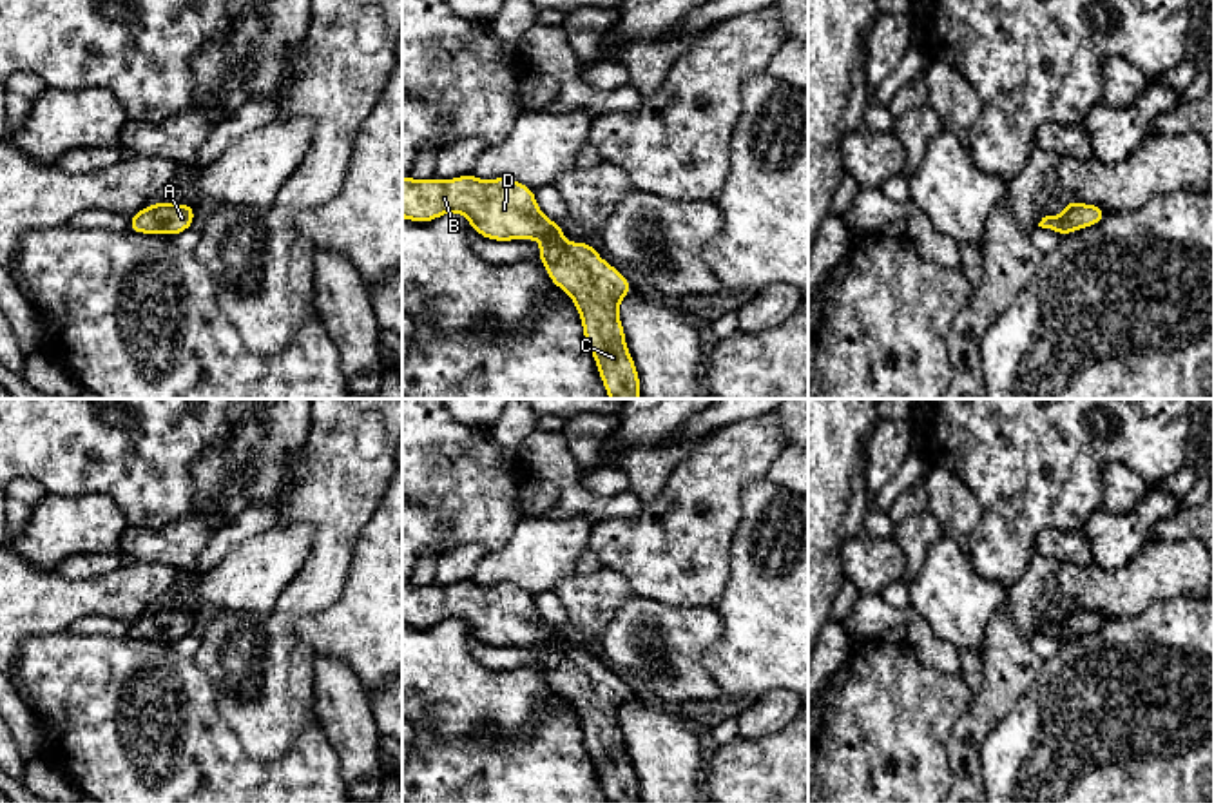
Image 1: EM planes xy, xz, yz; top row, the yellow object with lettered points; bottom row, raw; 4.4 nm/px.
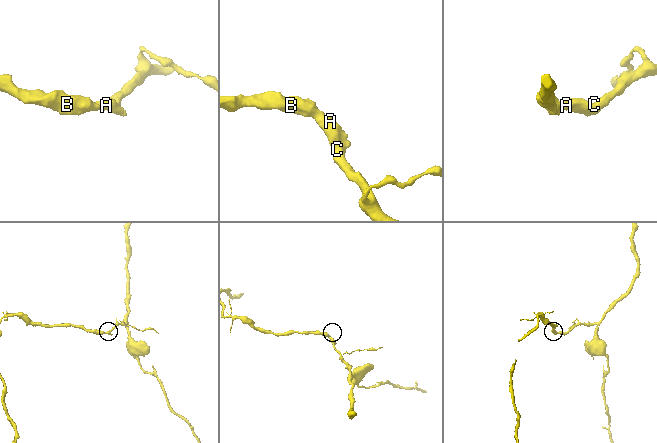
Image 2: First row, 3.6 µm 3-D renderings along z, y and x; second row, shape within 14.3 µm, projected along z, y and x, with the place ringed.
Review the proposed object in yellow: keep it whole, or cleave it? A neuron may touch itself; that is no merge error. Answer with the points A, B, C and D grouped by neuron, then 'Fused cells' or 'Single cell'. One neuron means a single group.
Groups: A B C D. Single cell

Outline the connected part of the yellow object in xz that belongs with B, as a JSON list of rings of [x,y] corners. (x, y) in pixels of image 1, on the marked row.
[[[464,174],[448,181],[402,178],[402,218],[428,223],[451,212],[462,214],[477,234],[493,241],[538,239],[538,259],[545,265],[553,285],[573,299],[583,324],[585,344],[596,361],[609,399],[640,399],[640,373],[625,344],[618,310],[632,286],[623,274],[598,256],[594,245],[565,241],[560,223],[547,219],[540,210],[535,190],[507,176],[478,179]]]

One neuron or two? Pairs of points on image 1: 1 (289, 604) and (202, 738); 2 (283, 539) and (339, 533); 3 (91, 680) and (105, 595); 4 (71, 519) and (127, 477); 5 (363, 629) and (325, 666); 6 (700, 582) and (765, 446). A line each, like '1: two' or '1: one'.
1: two
2: two
3: two
4: two
5: two
6: one

